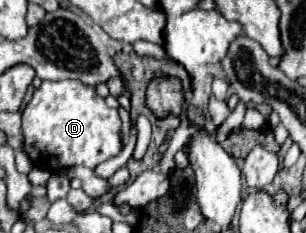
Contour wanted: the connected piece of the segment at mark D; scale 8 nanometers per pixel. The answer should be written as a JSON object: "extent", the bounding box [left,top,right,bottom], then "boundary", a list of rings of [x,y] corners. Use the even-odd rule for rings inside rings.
{"extent":[22,79,122,171],"boundary":[[[72,79],[44,81],[40,89],[34,91],[32,101],[24,109],[22,129],[22,149],[28,153],[36,167],[48,171],[74,165],[94,169],[98,163],[122,151],[118,111],[110,109],[92,87]]]}

